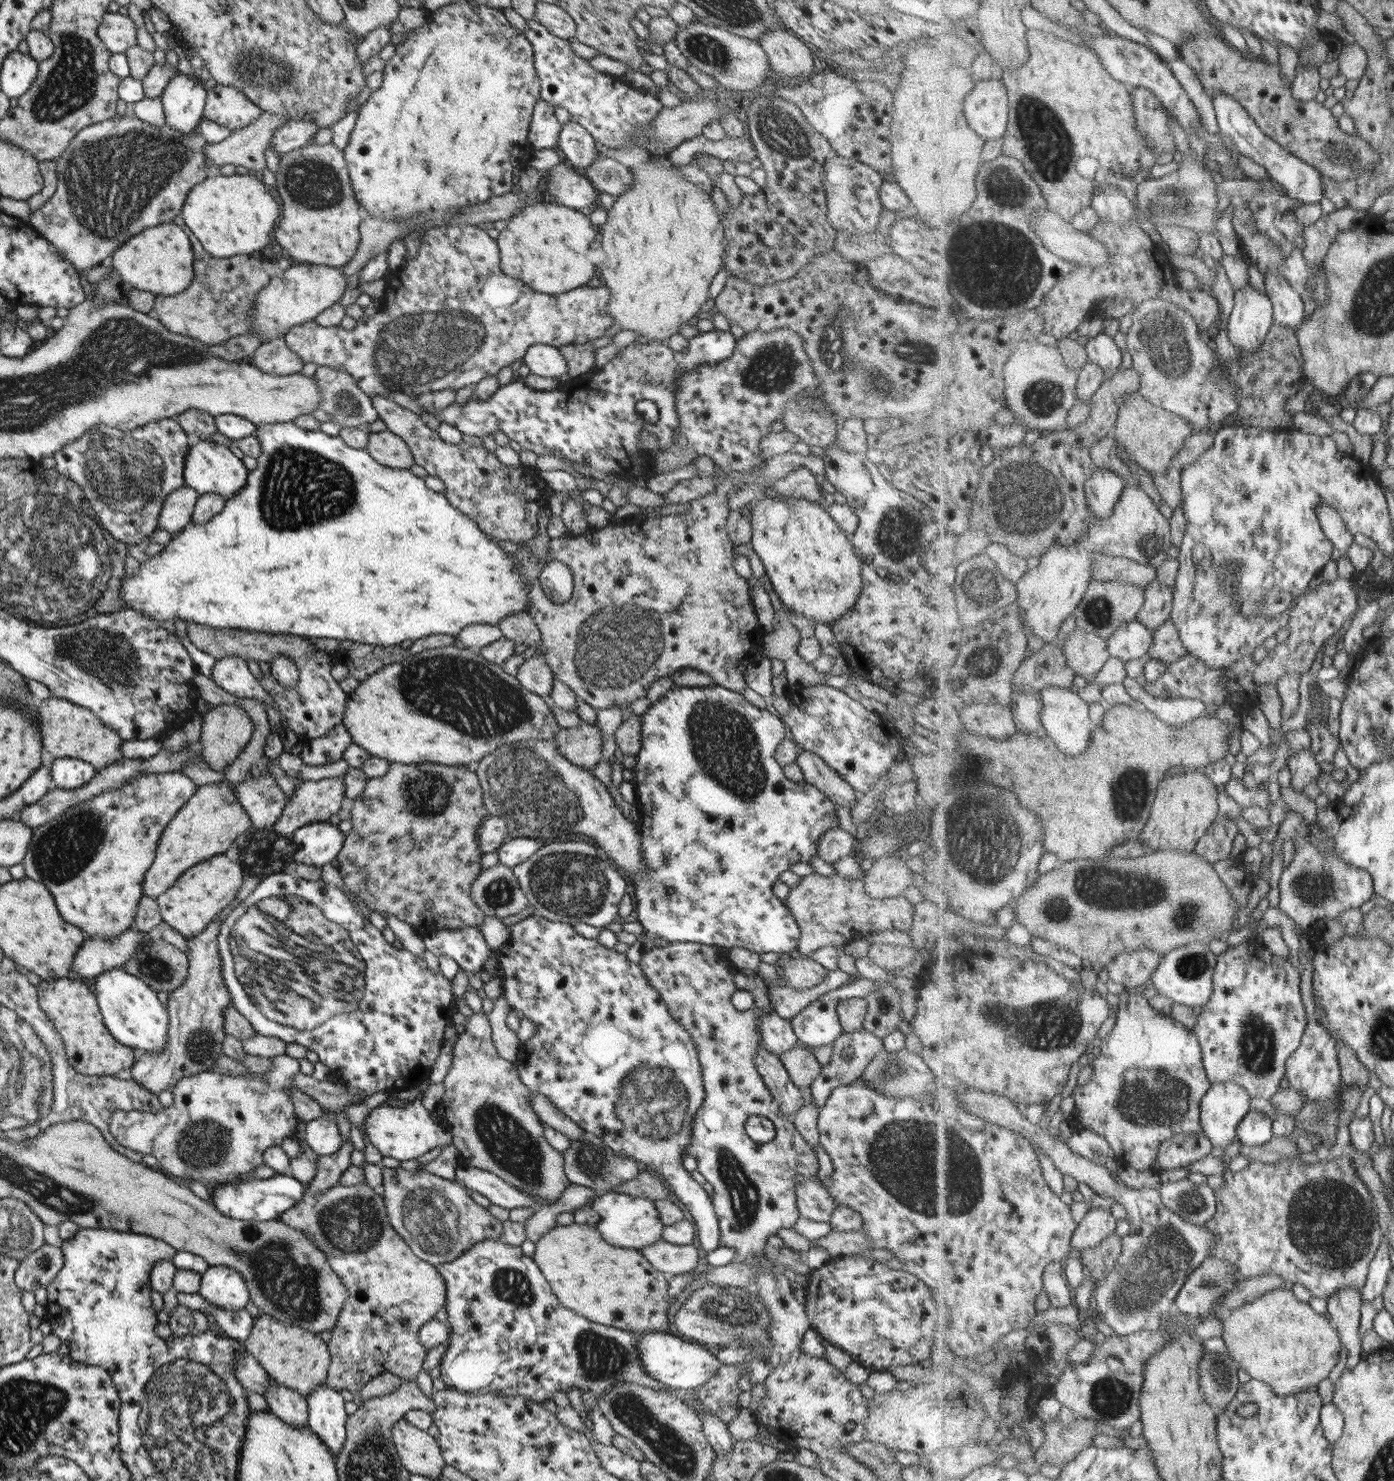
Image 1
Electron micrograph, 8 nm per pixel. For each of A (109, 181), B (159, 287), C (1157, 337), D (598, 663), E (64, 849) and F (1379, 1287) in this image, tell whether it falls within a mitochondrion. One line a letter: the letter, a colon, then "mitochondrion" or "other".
A: mitochondrion
B: other
C: mitochondrion
D: mitochondrion
E: mitochondrion
F: other

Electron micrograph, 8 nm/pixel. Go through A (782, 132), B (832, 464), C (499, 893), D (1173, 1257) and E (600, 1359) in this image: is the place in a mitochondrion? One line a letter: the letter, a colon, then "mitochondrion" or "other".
A: mitochondrion
B: other
C: mitochondrion
D: mitochondrion
E: mitochondrion

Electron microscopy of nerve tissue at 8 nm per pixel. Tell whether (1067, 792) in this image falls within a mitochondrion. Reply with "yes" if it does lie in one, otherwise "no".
no

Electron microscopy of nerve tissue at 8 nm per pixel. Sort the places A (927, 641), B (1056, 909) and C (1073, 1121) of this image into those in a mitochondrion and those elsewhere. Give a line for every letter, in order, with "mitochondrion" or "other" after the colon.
A: other
B: mitochondrion
C: other

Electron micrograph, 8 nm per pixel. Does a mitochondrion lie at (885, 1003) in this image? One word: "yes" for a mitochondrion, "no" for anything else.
yes

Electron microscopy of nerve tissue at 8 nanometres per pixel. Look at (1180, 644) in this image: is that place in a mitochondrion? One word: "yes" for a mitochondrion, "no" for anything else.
no

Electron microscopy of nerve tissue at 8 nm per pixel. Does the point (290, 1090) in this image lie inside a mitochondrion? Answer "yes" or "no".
no

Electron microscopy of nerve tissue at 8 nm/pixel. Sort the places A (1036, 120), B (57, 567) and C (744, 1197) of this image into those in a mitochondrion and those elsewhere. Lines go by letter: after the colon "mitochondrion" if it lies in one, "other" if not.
A: mitochondrion
B: mitochondrion
C: mitochondrion

